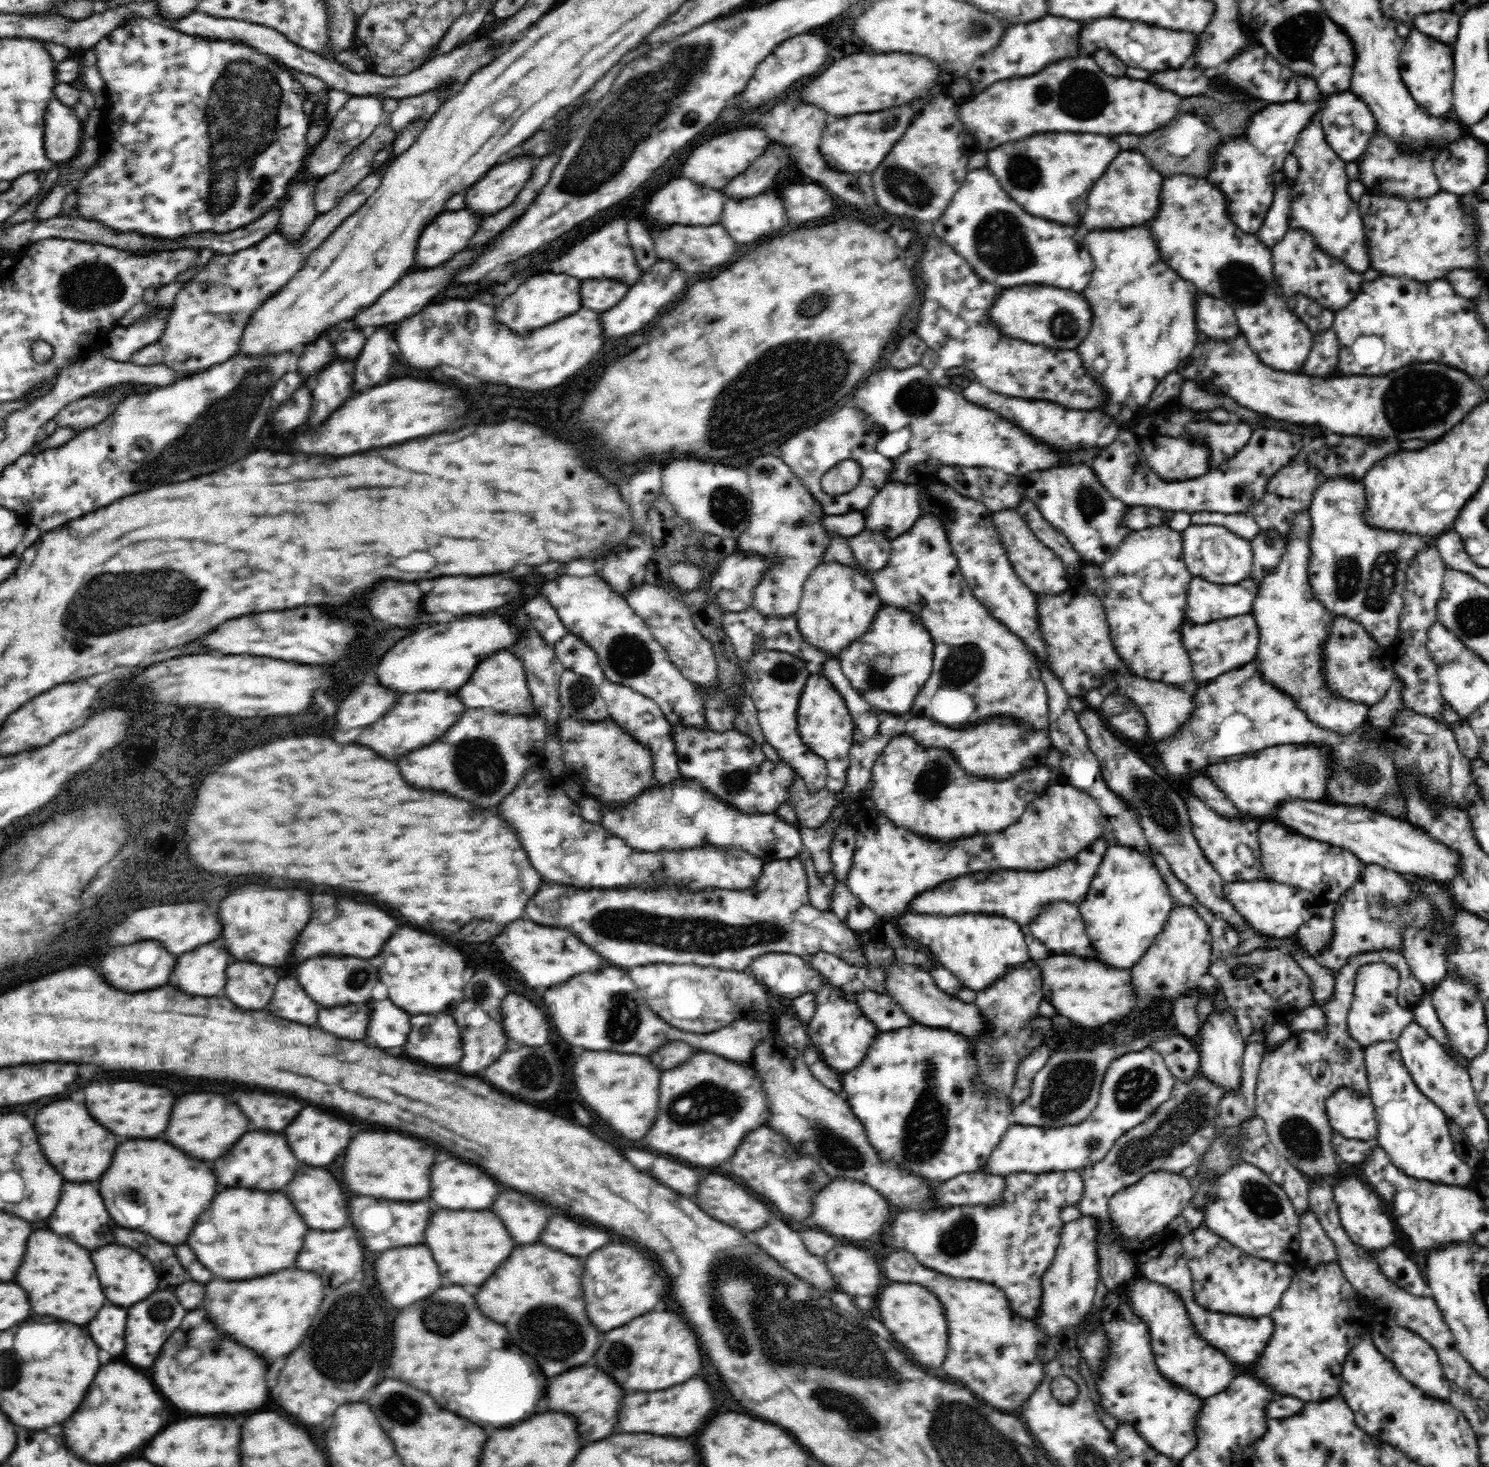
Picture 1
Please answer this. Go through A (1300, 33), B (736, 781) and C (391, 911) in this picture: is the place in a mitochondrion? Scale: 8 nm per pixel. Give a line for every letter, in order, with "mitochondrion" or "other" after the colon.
A: mitochondrion
B: mitochondrion
C: other

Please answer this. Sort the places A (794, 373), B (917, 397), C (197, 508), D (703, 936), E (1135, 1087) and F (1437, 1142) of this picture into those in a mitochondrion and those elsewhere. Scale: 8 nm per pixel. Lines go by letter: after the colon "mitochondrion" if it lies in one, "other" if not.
A: mitochondrion
B: mitochondrion
C: other
D: mitochondrion
E: mitochondrion
F: other

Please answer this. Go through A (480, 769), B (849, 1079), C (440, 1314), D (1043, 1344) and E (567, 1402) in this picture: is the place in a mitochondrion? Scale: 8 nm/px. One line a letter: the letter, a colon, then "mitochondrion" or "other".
A: mitochondrion
B: other
C: mitochondrion
D: other
E: other

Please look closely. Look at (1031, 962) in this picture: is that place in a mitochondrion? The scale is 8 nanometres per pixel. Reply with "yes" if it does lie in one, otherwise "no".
no

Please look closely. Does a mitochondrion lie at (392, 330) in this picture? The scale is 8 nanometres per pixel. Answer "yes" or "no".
no

